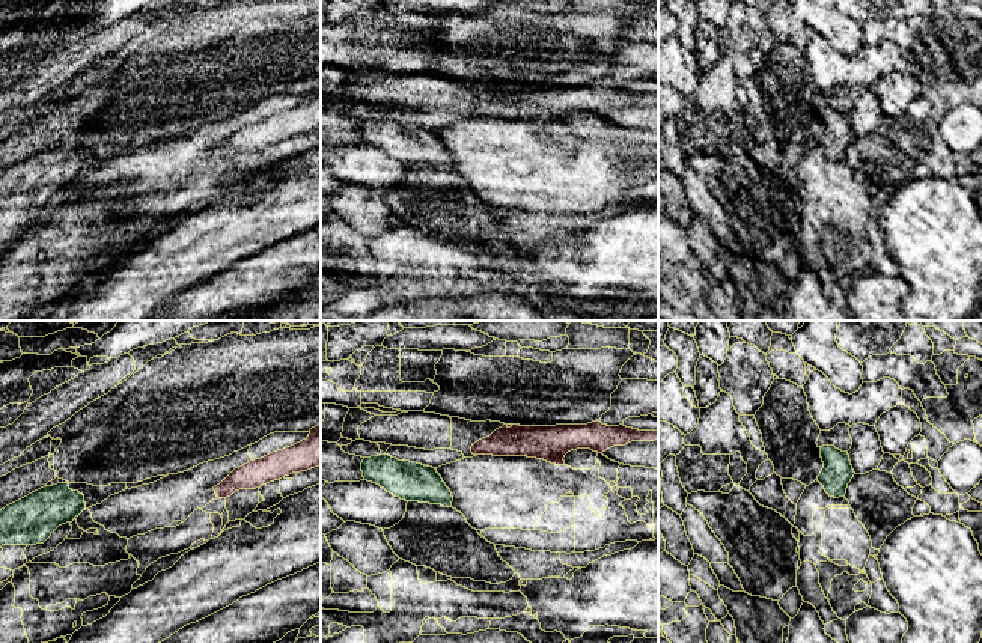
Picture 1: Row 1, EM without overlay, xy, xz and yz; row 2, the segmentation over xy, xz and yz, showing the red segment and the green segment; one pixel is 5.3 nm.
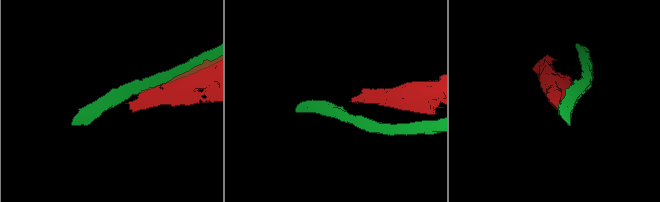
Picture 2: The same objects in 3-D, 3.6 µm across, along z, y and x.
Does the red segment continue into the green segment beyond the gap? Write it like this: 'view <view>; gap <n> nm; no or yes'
view xz; gap 220 nm; no

